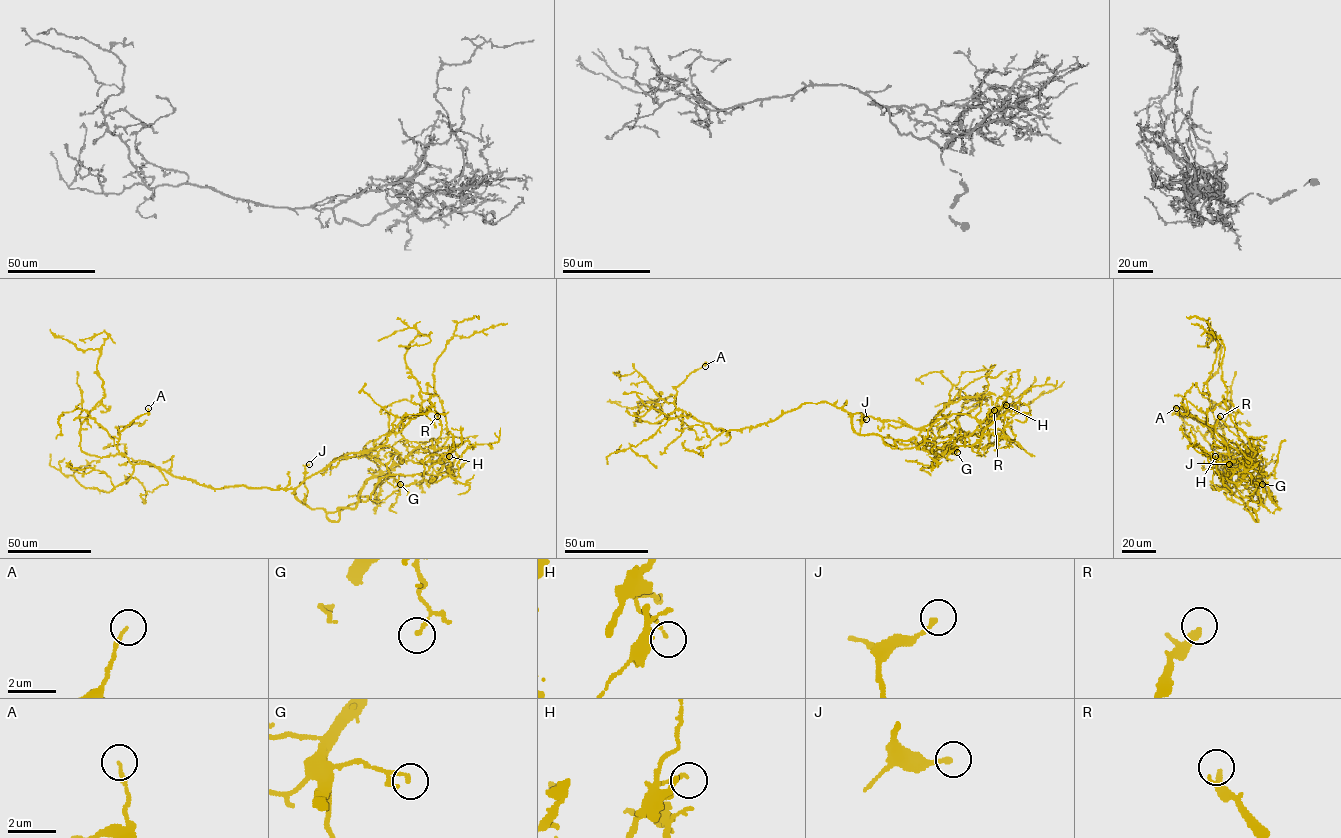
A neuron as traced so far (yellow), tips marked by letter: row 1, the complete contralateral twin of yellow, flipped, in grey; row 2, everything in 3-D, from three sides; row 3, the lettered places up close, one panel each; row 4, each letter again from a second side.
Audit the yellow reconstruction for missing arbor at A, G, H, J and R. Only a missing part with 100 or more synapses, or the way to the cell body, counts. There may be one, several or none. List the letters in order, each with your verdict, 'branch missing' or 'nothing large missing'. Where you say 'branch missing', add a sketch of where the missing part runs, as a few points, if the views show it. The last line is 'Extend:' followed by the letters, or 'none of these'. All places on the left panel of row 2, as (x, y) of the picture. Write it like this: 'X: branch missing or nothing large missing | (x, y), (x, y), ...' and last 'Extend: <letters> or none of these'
A: nothing large missing
G: nothing large missing
H: nothing large missing
J: nothing large missing
R: nothing large missing
Extend: none of these

